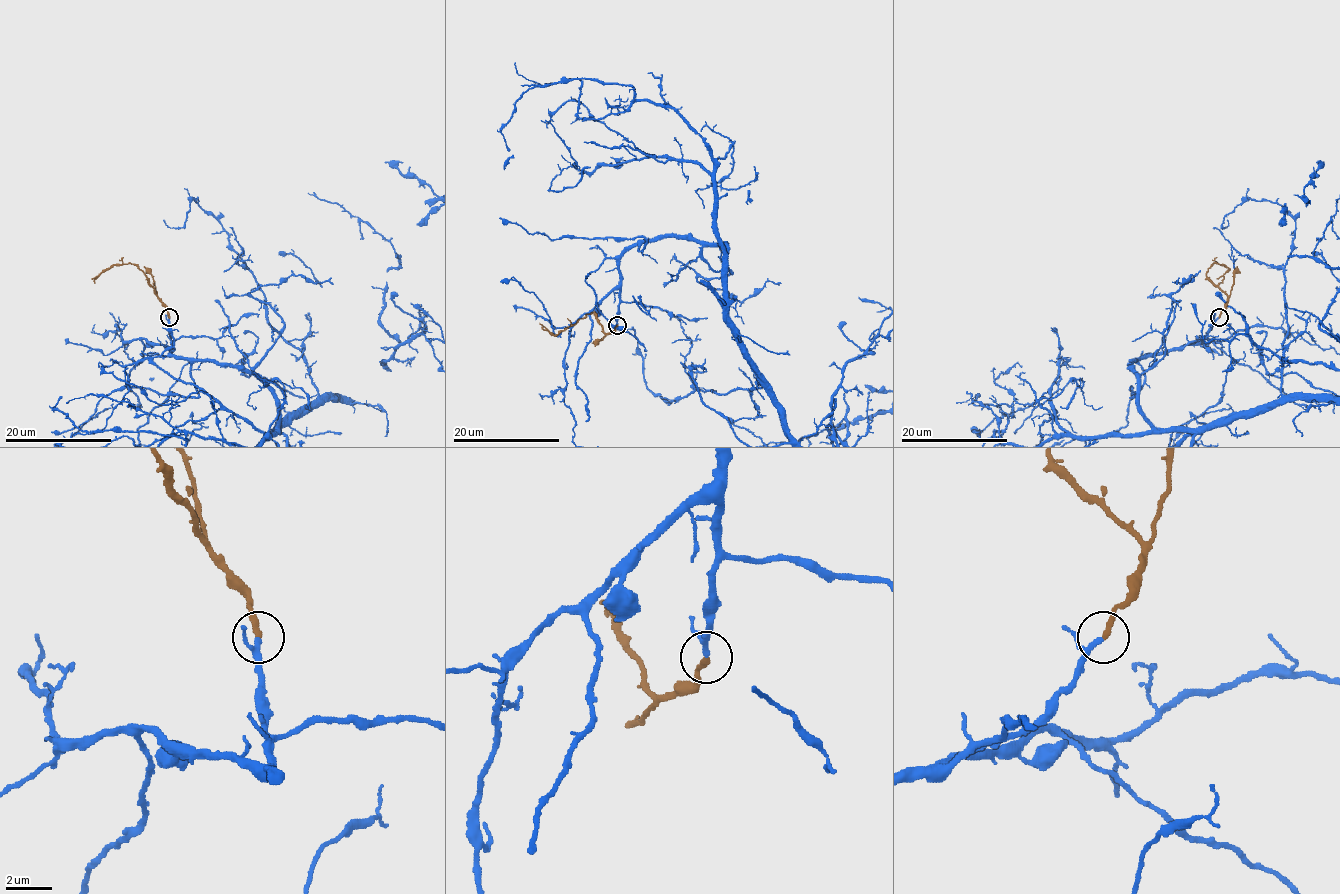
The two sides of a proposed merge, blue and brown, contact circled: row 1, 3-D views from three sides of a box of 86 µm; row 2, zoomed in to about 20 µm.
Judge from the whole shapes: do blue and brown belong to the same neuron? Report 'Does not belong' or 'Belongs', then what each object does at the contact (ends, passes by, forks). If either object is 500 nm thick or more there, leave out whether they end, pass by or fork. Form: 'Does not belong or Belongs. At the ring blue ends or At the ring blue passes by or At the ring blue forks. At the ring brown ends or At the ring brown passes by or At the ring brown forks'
Belongs. At the ring blue passes by. At the ring brown ends

